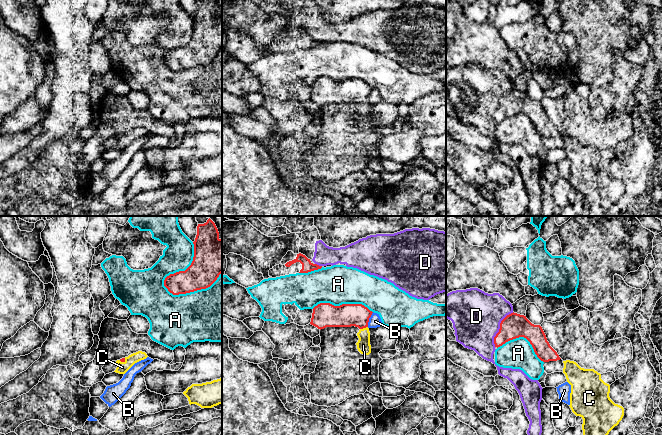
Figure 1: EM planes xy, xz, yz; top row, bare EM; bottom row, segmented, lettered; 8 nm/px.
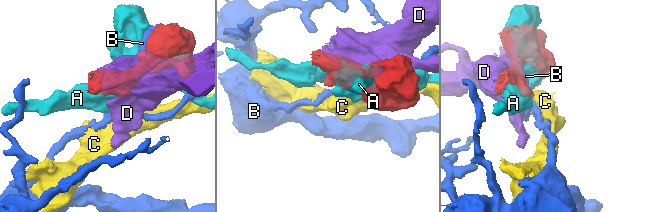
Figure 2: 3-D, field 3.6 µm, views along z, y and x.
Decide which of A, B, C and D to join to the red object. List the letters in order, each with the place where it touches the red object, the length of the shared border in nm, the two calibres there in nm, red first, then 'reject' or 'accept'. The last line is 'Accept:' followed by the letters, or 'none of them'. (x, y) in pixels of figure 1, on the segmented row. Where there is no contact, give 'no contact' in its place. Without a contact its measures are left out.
A: meets red in xy at (180, 271); contact 480 nm long; 260 nm thick on the red side, 240 nm on the other; reject
B: meets red in xz at (368, 319); contact 130 nm long; 190 nm thick on the red side, 100 nm on the other; reject
C: meets red in xz at (363, 327); contact 70 nm long; 190 nm thick on the red side, 110 nm on the other; accept
D: meets red in yz at (500, 328); contact 320 nm long; 200 nm thick on the red side, 400 nm on the other; reject
Accept: C

